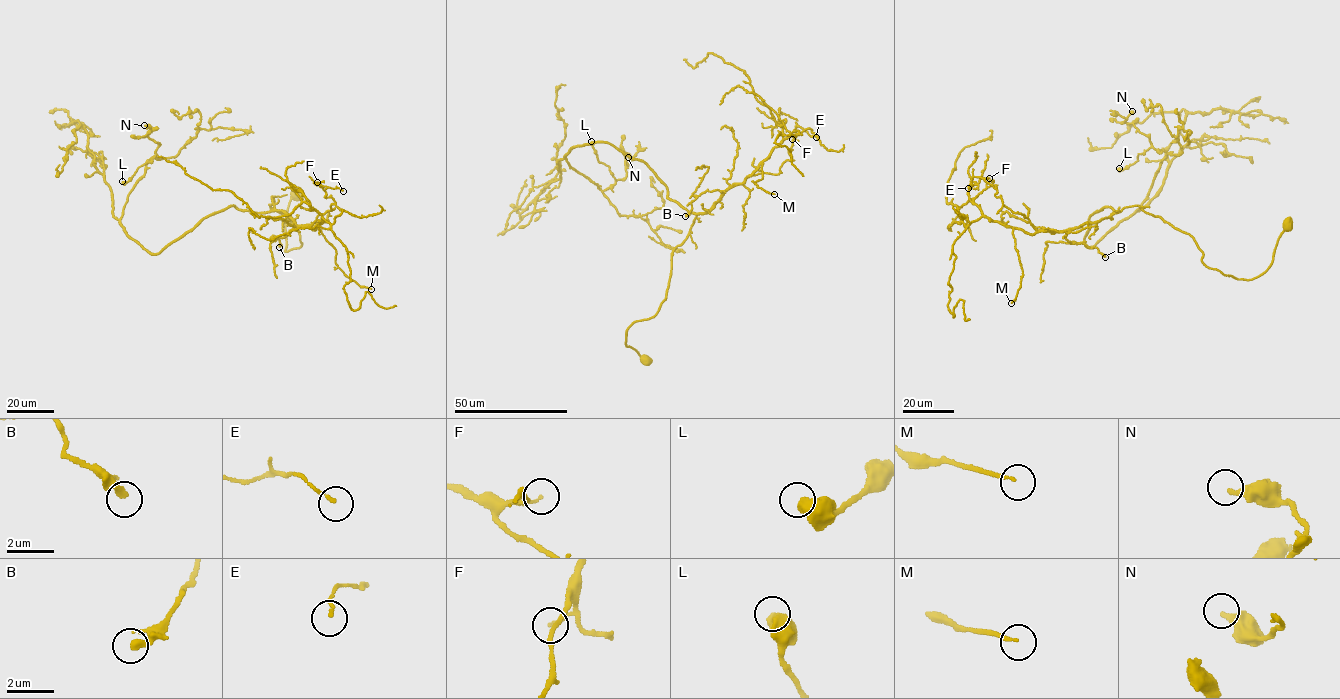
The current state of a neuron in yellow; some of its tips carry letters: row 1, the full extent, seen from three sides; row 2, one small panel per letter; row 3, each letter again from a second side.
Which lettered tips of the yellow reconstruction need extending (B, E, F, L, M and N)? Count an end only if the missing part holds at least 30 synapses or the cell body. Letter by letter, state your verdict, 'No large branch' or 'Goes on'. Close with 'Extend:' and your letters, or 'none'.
B: No large branch
E: No large branch
F: No large branch
L: No large branch
M: No large branch
N: No large branch
Extend: none

